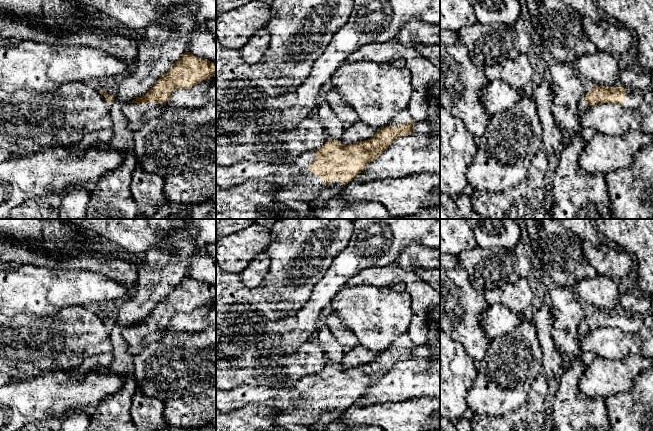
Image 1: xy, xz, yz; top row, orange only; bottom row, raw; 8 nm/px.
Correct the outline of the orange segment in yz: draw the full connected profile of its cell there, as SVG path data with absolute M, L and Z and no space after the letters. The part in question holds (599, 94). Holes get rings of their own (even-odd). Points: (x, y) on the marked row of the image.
M596 85L585 94L584 101L589 106L600 103L620 104L625 108L637 109L642 102L642 92L628 91L623 87L605 87Z

